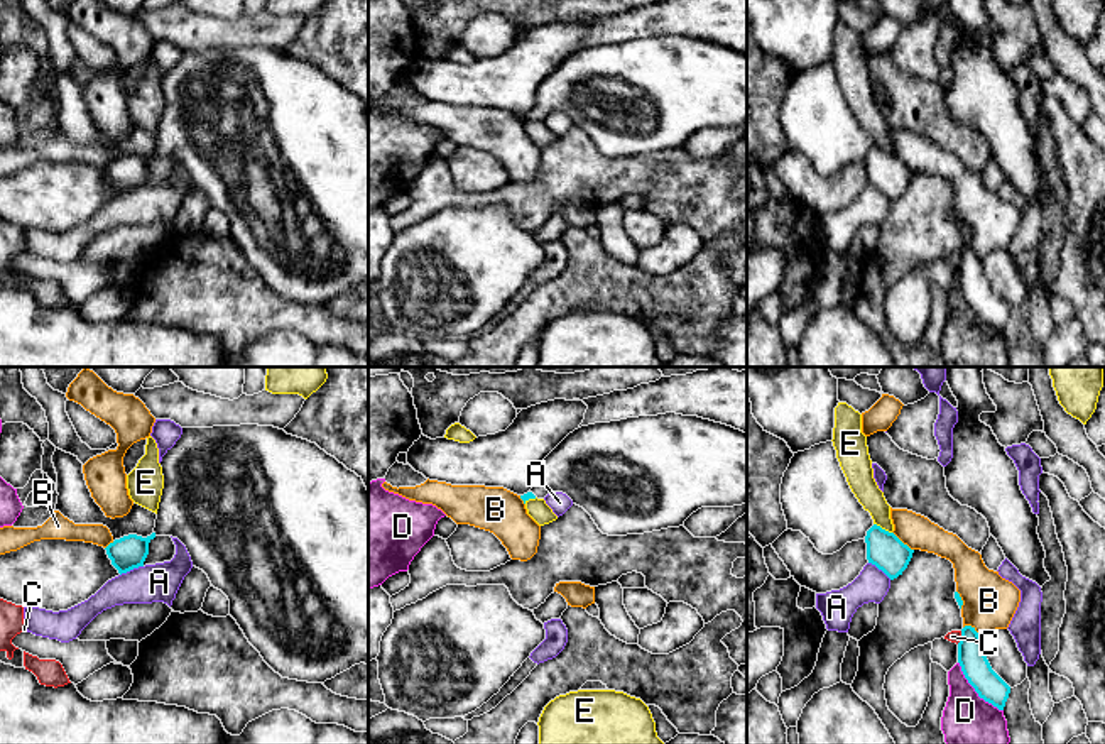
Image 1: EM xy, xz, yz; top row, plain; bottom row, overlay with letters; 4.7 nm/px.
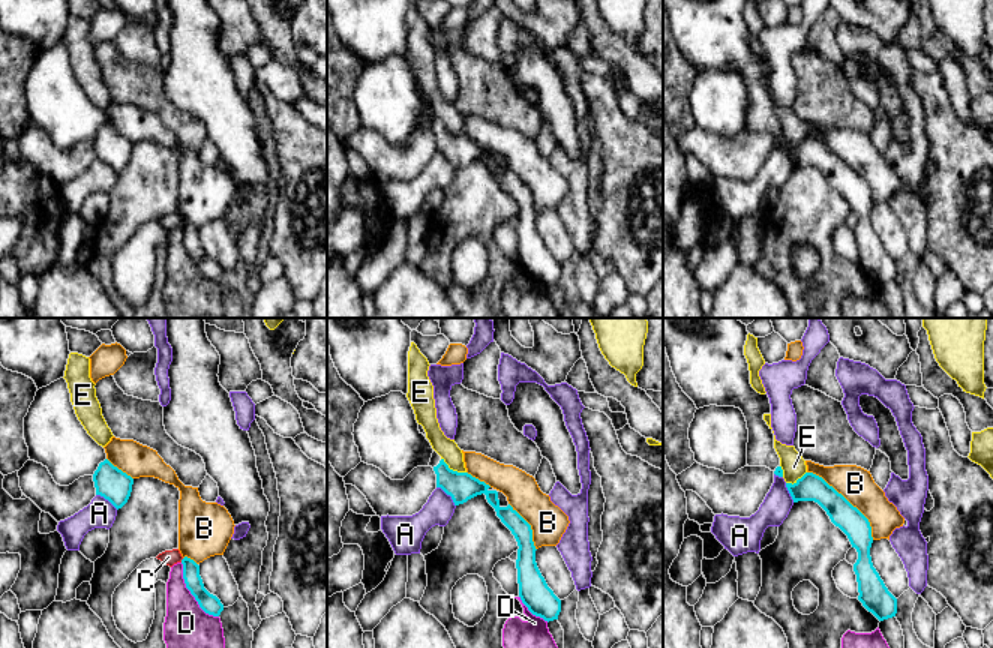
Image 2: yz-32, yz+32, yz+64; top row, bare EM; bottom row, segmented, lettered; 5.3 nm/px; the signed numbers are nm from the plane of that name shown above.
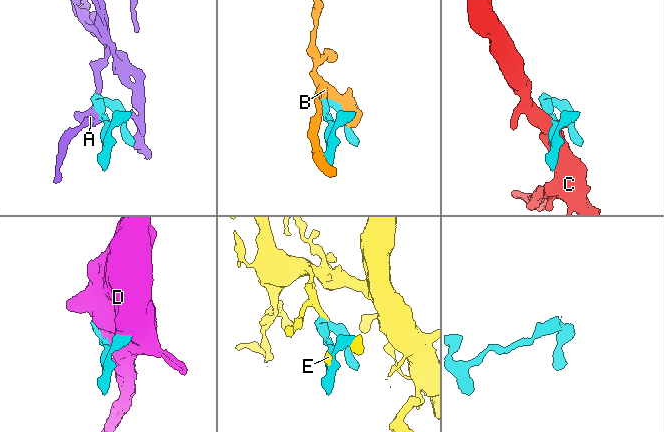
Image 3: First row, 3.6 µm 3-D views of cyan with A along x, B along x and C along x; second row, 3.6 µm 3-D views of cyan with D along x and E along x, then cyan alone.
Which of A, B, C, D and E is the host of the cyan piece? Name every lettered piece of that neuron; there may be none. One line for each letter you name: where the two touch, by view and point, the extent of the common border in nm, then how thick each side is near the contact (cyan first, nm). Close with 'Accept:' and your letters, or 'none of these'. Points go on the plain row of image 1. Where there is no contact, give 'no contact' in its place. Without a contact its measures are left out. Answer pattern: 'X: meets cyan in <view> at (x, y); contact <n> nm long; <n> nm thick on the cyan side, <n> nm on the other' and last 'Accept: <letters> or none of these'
Accept: none of these

